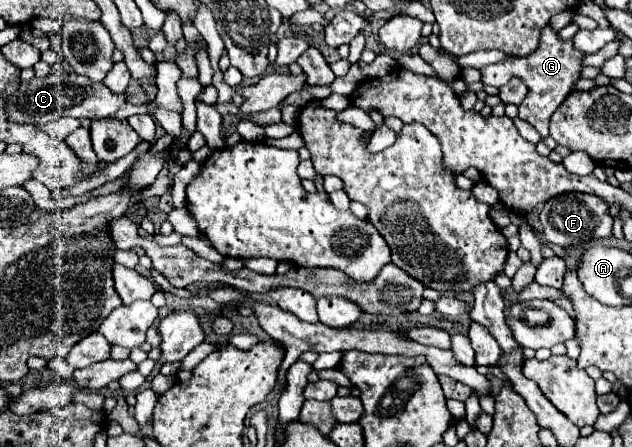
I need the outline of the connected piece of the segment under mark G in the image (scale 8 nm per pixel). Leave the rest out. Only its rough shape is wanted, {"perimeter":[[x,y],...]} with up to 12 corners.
{"perimeter":[[543,28],[539,48],[481,68],[500,88],[519,76],[529,88],[521,120],[541,136],[573,90],[581,52]]}

